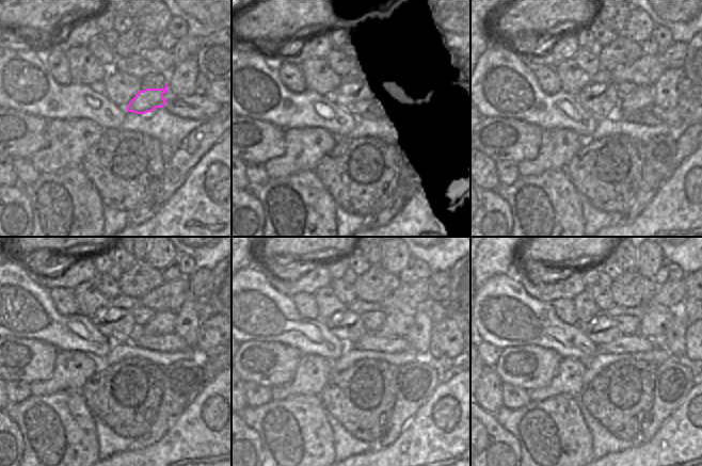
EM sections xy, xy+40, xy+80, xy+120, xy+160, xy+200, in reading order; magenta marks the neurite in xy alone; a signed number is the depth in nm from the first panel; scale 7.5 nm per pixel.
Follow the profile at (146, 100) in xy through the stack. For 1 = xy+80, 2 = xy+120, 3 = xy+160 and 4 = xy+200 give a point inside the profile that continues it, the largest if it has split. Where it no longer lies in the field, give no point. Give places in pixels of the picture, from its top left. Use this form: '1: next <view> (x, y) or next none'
1: next xy+80 (664, 93)
2: next xy+120 (185, 323)
3: next xy+160 (418, 325)
4: next xy+200 (656, 318)

